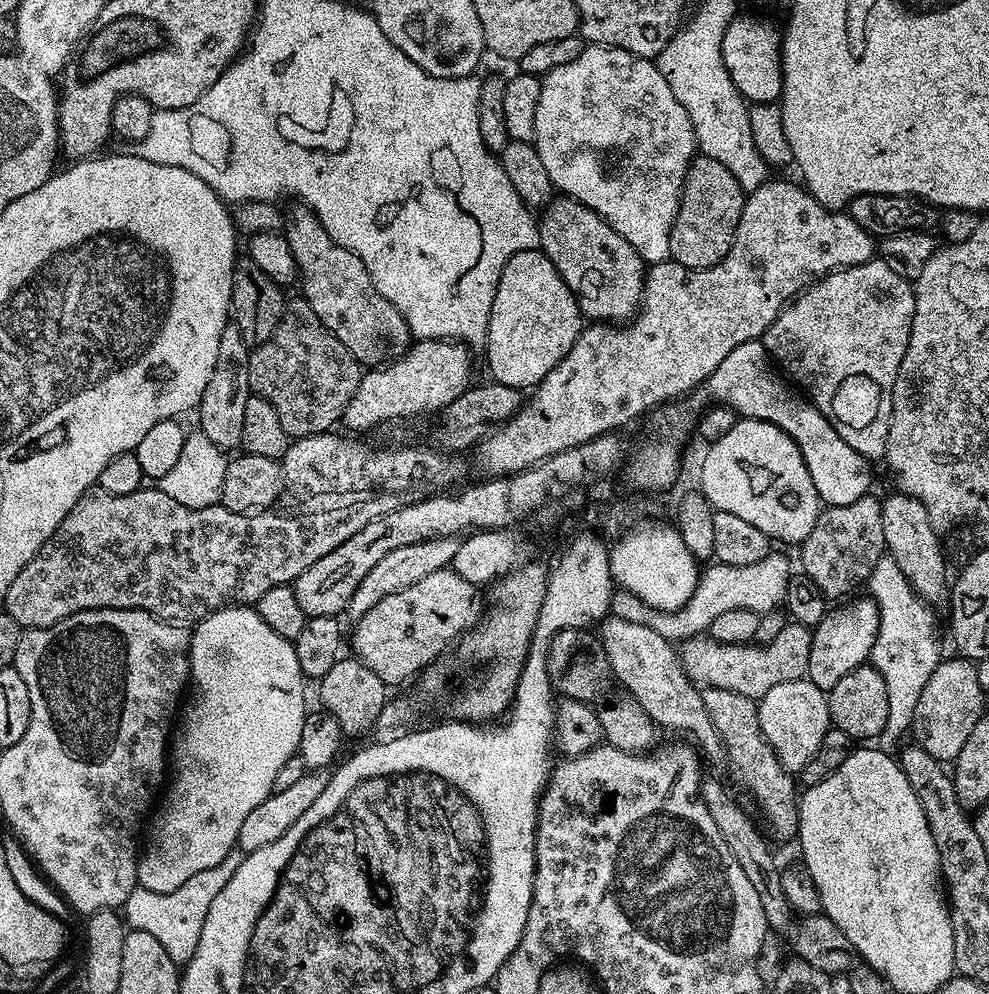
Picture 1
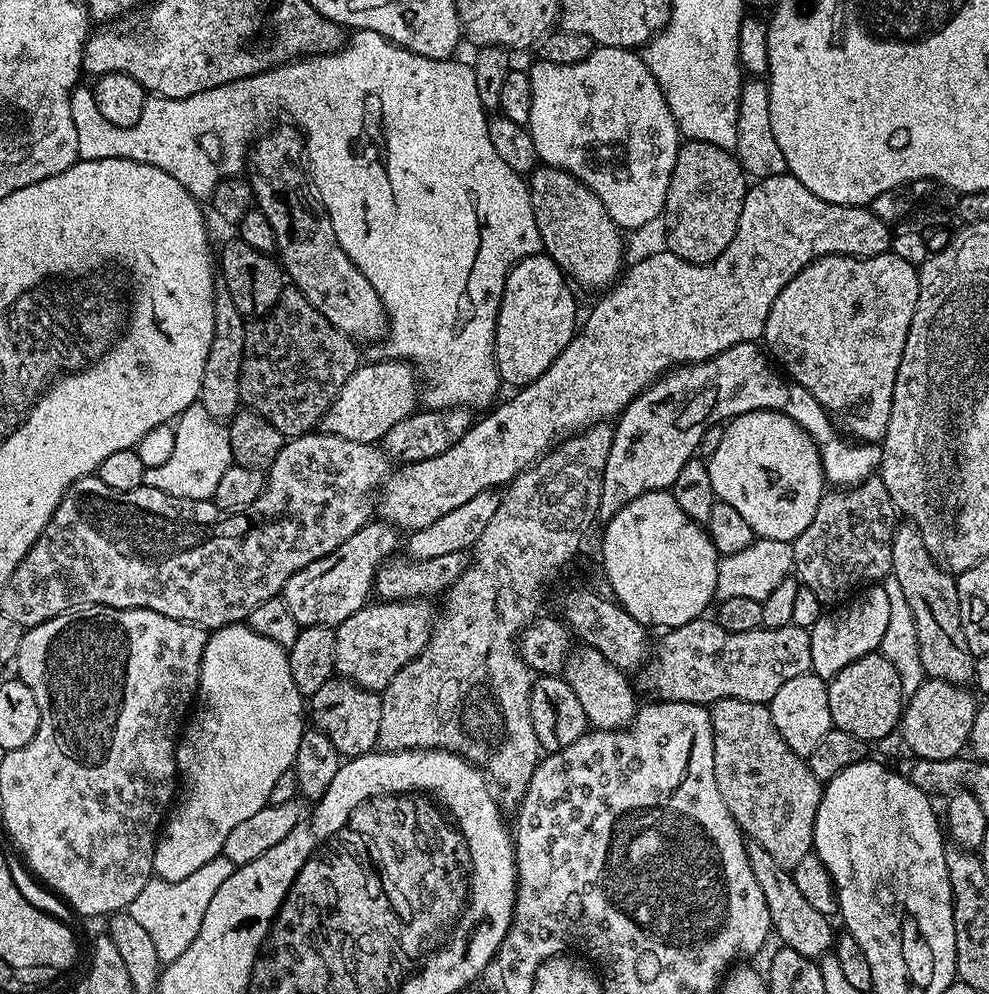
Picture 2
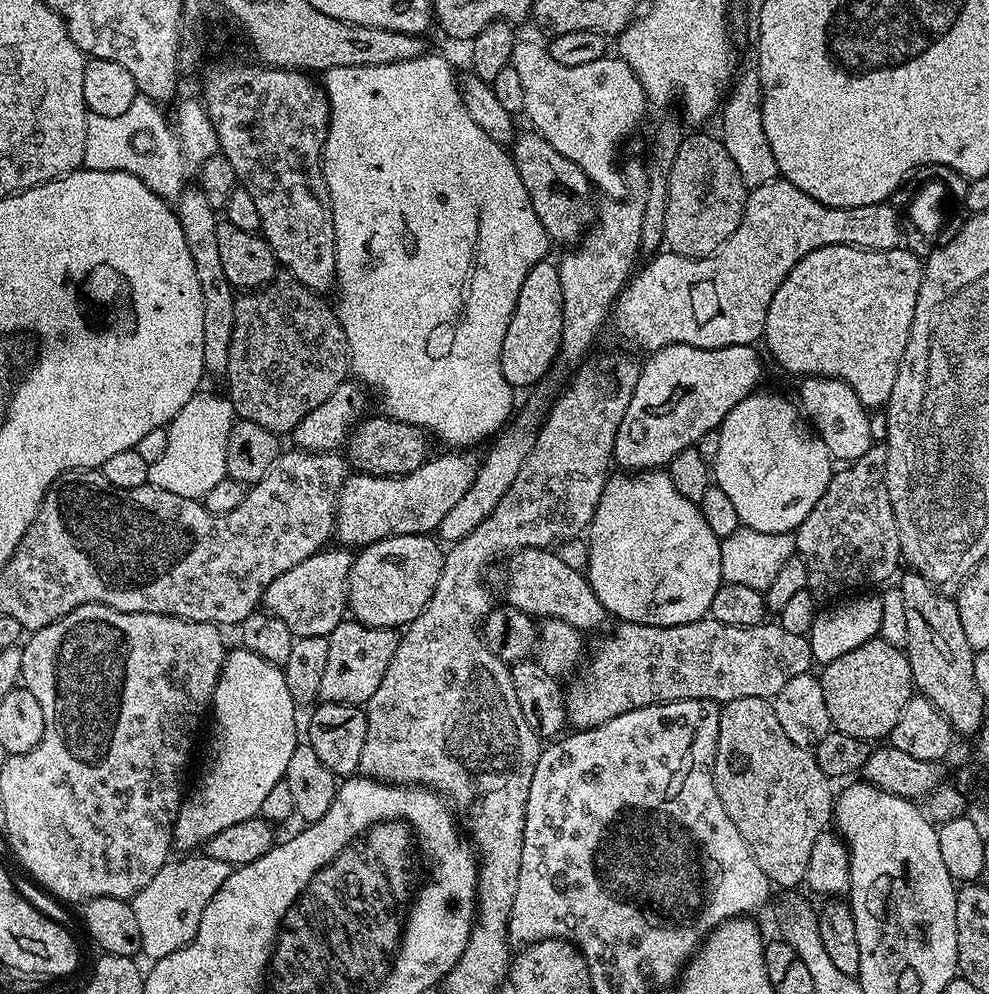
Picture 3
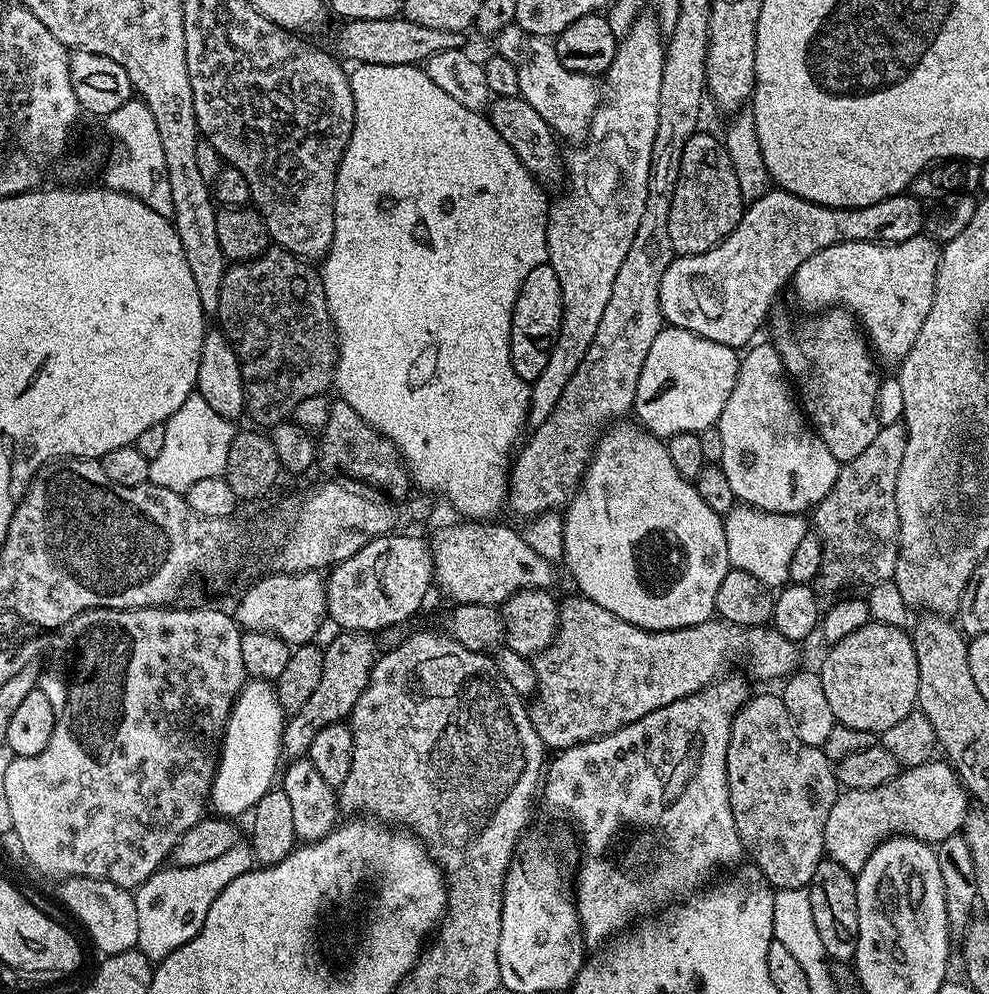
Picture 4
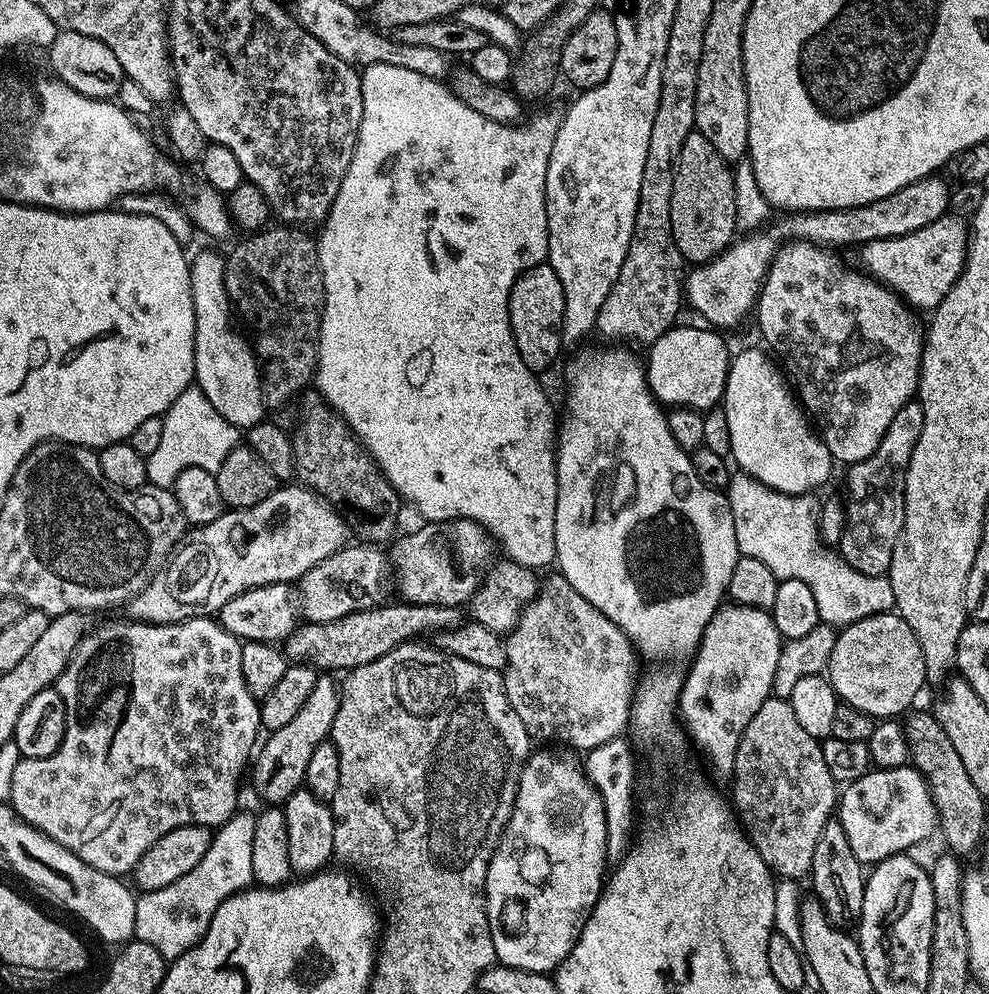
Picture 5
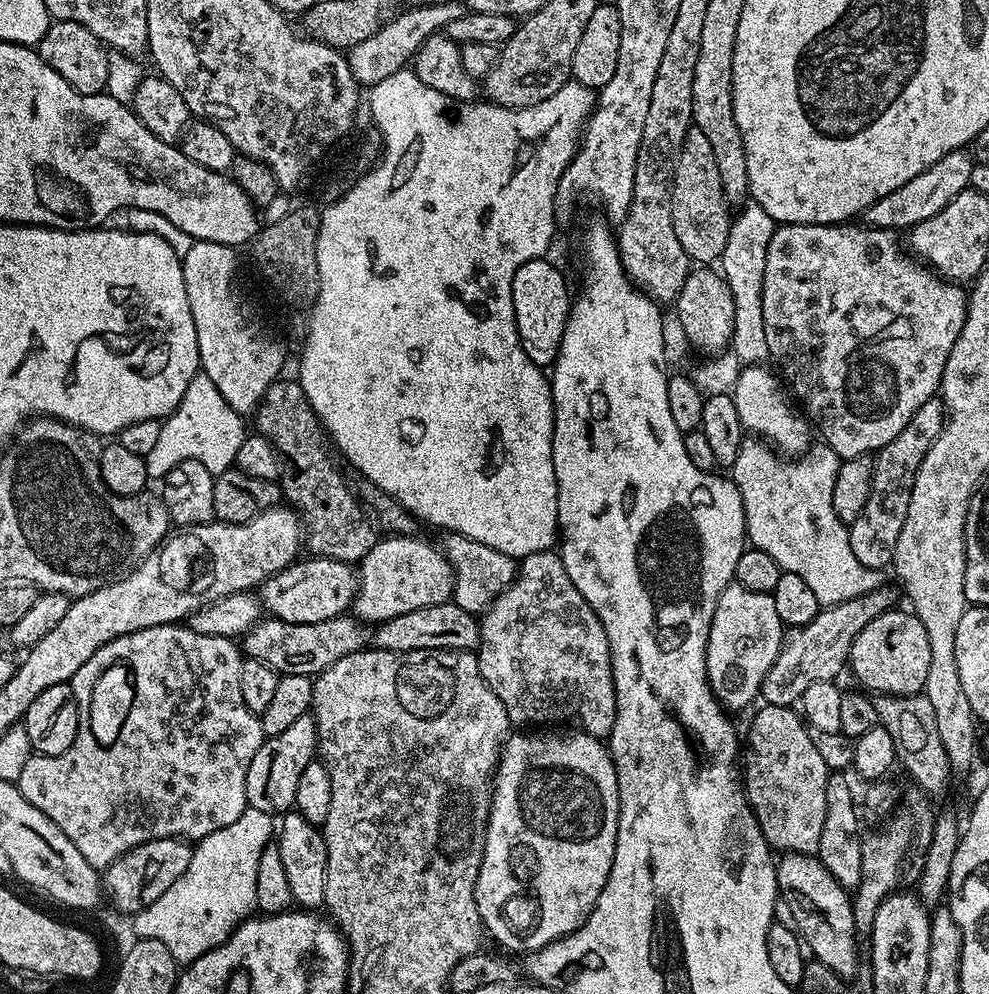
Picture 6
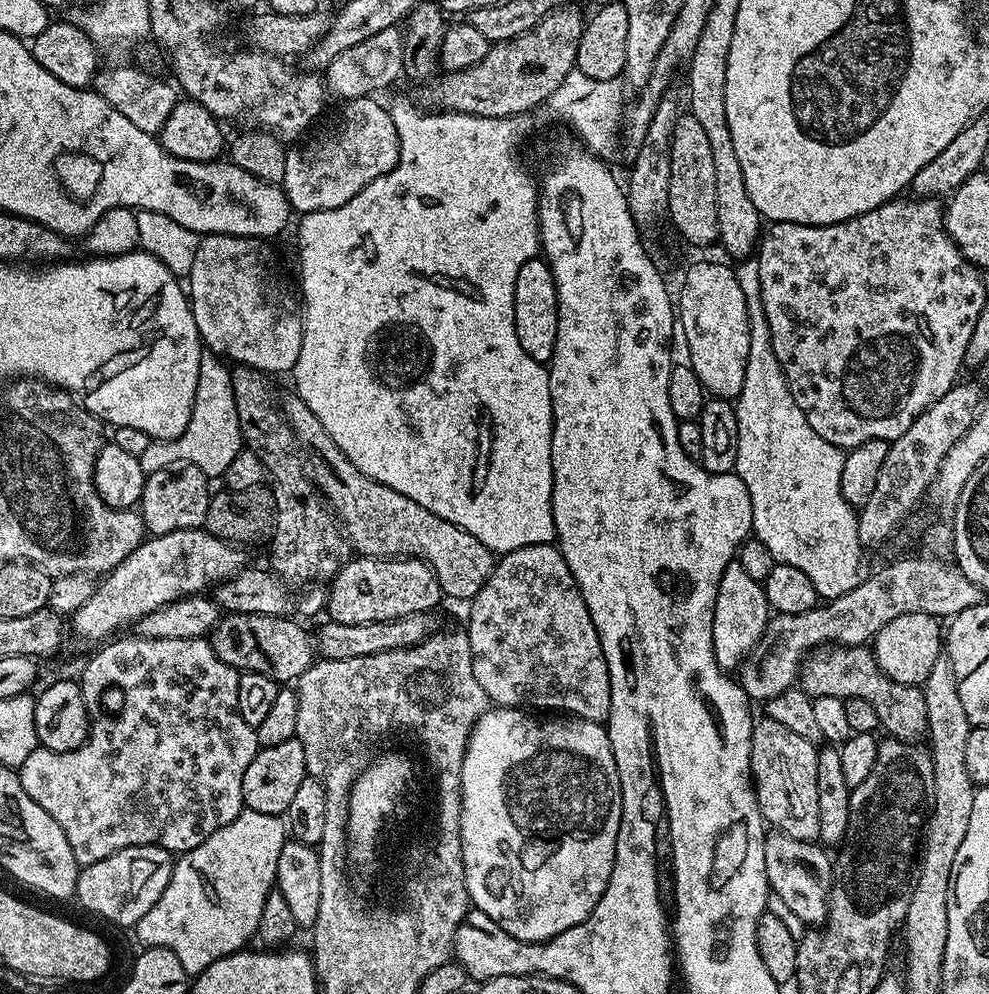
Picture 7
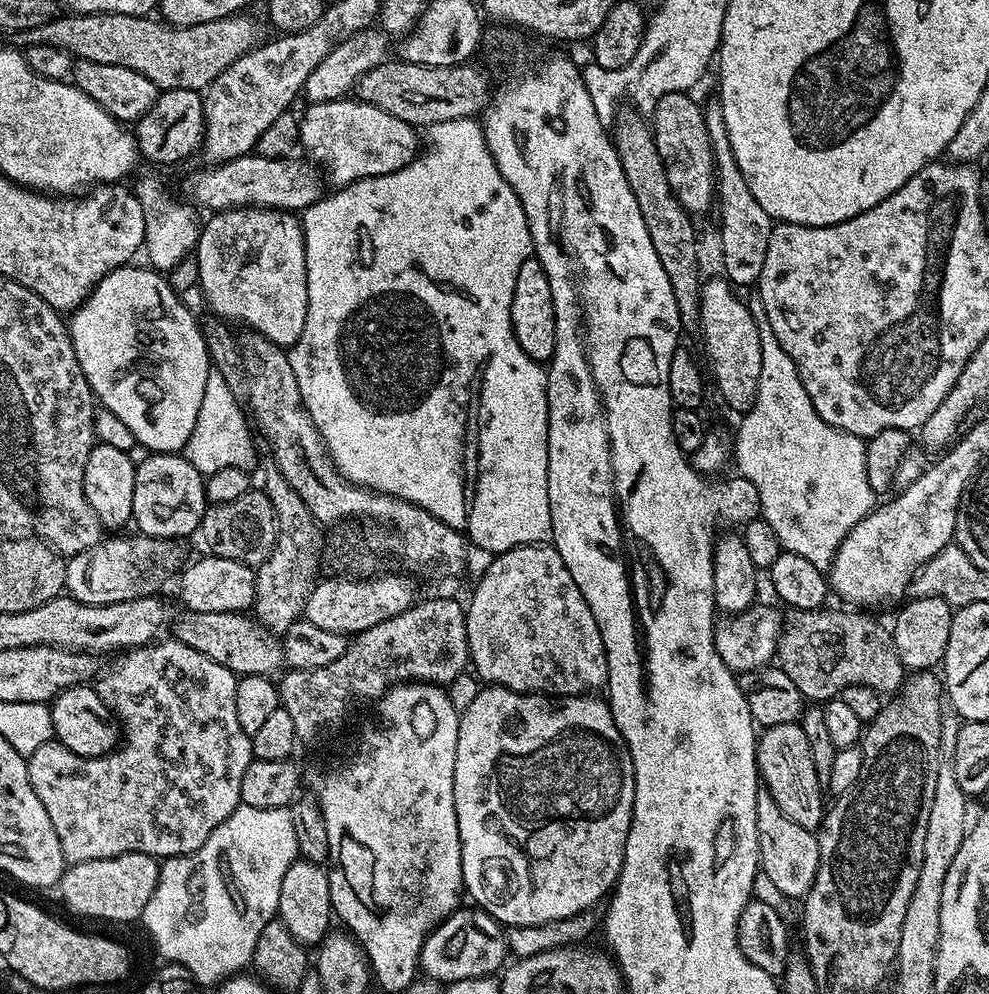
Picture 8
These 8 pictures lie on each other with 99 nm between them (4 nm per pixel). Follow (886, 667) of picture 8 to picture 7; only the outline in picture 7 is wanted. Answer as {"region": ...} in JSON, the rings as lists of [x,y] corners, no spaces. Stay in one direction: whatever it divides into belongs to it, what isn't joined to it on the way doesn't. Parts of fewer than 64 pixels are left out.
{"region":[[[825,646],[816,649],[800,665],[798,684],[808,696],[829,696],[839,700],[865,700],[874,706],[880,719],[880,728],[889,737],[909,742],[921,739],[928,728],[926,702],[923,689],[915,684],[894,682],[880,668],[871,647]]]}

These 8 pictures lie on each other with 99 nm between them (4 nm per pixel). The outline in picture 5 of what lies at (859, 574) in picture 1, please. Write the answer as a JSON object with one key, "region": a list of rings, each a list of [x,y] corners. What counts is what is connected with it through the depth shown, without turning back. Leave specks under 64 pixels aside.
{"region":[[[910,402],[894,414],[894,422],[886,430],[882,442],[878,442],[878,450],[870,454],[870,458],[860,460],[851,465],[848,472],[848,496],[846,495],[846,507],[848,510],[848,525],[844,527],[844,533],[838,545],[838,551],[844,560],[854,570],[858,570],[867,576],[883,576],[887,573],[892,561],[892,551],[900,543],[900,531],[904,528],[904,487],[906,486],[906,470],[910,466],[910,458],[914,454],[914,446],[918,442],[918,436],[922,434],[922,422],[924,411],[918,402]]]}

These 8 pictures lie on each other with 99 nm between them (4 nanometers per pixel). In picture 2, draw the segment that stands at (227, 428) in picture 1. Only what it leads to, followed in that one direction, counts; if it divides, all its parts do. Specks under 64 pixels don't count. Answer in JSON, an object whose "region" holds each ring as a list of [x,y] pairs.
{"region":[[[220,282],[216,286],[214,298],[214,339],[210,341],[210,354],[206,354],[206,370],[202,370],[202,386],[200,387],[199,404],[204,407],[210,418],[227,422],[241,411],[240,375],[242,374],[242,358],[246,346],[246,317],[234,306],[234,298],[230,298],[230,290]]]}

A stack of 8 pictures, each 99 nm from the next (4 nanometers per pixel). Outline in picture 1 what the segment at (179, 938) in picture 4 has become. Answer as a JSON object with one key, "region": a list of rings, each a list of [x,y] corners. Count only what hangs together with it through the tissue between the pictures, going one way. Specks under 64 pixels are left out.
{"region":[[[234,850],[218,862],[218,866],[210,866],[210,870],[202,870],[190,878],[190,882],[182,882],[178,890],[155,892],[136,887],[130,894],[122,909],[123,919],[129,929],[152,935],[165,948],[166,954],[174,958],[178,966],[183,966],[194,958],[194,950],[198,950],[198,938],[202,935],[202,926],[206,922],[206,913],[214,902],[214,897],[225,888],[226,882],[238,866],[242,866],[245,853]]]}

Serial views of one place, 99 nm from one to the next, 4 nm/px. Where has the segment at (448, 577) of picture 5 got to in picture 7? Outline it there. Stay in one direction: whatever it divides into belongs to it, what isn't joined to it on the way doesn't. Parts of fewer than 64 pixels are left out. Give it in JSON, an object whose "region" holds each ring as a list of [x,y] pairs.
{"region":[[[361,556],[349,559],[339,572],[332,577],[326,588],[326,616],[334,622],[347,624],[365,624],[366,622],[386,622],[394,618],[406,618],[406,614],[431,612],[442,600],[438,586],[438,578],[432,572],[431,566],[420,560],[407,558],[385,558],[382,556]]]}

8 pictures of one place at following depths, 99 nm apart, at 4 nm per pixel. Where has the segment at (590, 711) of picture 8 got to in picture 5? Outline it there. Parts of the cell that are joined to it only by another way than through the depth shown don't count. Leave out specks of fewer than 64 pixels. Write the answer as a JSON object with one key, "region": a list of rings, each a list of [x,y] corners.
{"region":[[[533,751],[529,755],[524,769],[518,782],[518,794],[514,802],[514,810],[510,814],[508,824],[504,828],[504,836],[500,839],[500,845],[496,847],[495,854],[492,855],[492,861],[488,867],[486,876],[486,910],[488,911],[488,921],[490,922],[490,934],[494,942],[497,961],[511,968],[526,970],[527,972],[547,972],[555,973],[559,964],[564,961],[574,950],[576,939],[582,934],[584,924],[590,918],[594,906],[598,902],[600,893],[606,883],[606,870],[604,874],[604,863],[609,863],[608,855],[608,823],[604,813],[604,803],[600,797],[600,791],[594,787],[584,774],[584,769],[579,763],[567,760],[564,756],[555,756],[552,752]]]}

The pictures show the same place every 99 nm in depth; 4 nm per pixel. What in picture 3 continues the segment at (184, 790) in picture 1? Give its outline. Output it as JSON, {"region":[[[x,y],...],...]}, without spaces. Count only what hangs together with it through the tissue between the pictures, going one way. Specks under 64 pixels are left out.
{"region":[[[236,646],[236,649],[229,651],[224,658],[224,665],[220,671],[220,676],[216,680],[216,689],[212,695],[210,705],[210,720],[212,716],[212,745],[208,748],[208,761],[204,764],[204,773],[200,776],[200,781],[196,785],[191,785],[190,791],[185,795],[184,803],[180,806],[180,812],[176,815],[176,824],[172,828],[172,843],[177,849],[188,848],[184,850],[196,850],[199,846],[207,845],[207,842],[214,834],[222,834],[222,830],[227,830],[237,822],[246,822],[247,820],[259,817],[260,807],[266,799],[266,794],[270,794],[273,786],[278,786],[278,782],[286,774],[286,766],[290,766],[290,754],[294,754],[298,737],[296,737],[296,712],[297,704],[290,698],[290,690],[286,690],[286,678],[281,665],[271,664],[270,661],[264,660],[258,654],[254,654],[250,649],[243,646]]]}

